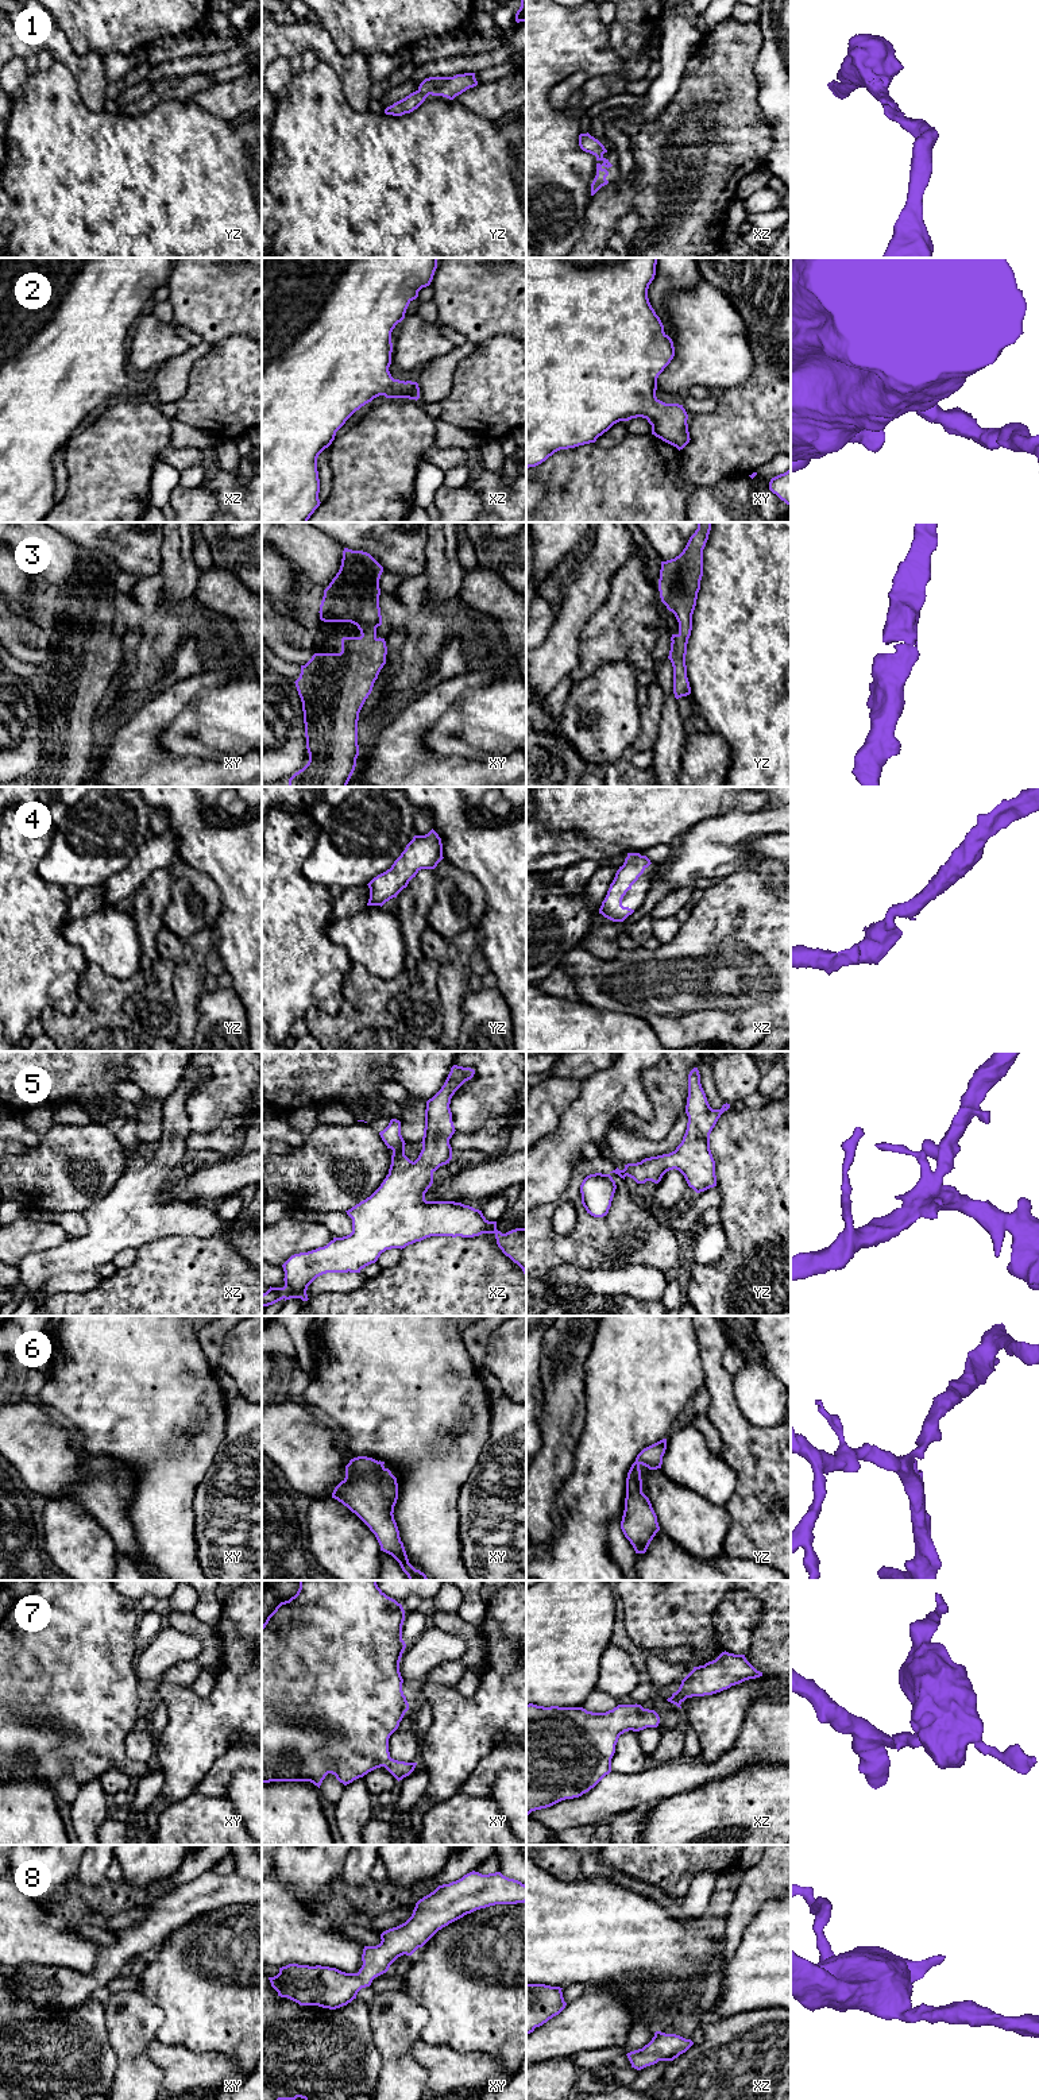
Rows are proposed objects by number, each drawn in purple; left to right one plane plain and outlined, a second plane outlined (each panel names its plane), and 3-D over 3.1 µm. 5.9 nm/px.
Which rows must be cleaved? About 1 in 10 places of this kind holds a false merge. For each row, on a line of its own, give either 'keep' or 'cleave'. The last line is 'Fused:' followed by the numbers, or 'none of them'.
1: keep
2: keep
3: keep
4: keep
5: keep
6: keep
7: keep
8: keep
Fused: none of them

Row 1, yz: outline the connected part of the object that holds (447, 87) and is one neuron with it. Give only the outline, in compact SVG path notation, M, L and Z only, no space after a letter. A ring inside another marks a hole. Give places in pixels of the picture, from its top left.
M475 73L456 74L453 77L429 77L420 84L416 92L387 107L385 113L402 116L417 109L429 94L453 100L456 96L476 85Z

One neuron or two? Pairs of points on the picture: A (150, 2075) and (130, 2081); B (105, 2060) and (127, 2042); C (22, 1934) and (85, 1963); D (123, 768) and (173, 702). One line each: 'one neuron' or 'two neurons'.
A: one neuron
B: two neurons
C: one neuron
D: one neuron

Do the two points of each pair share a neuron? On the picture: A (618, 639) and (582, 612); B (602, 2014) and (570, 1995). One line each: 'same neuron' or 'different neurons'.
A: different neurons
B: different neurons

